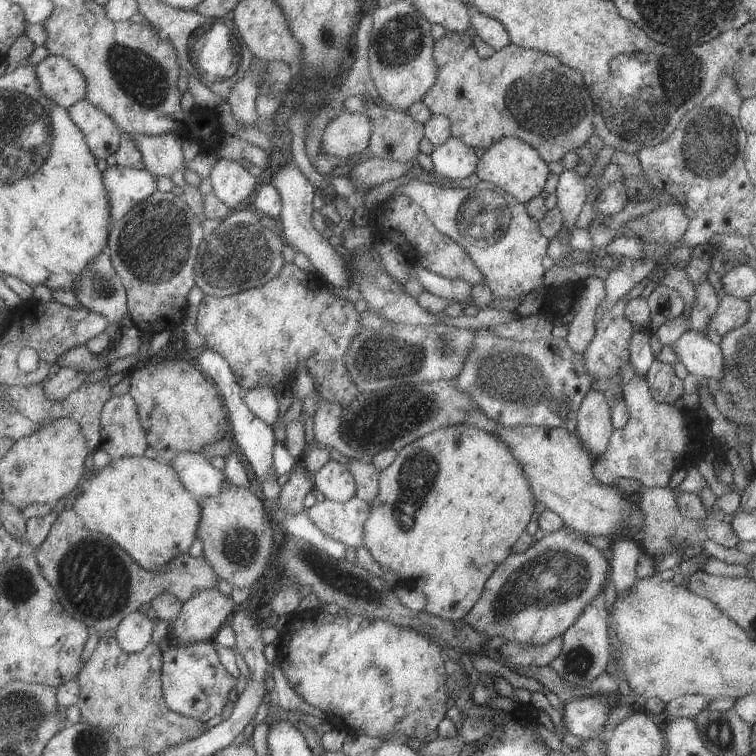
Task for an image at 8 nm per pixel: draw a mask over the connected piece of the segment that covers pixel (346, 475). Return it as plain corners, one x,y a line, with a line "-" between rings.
330,460
312,475
314,489
320,490
325,498
346,502
356,495
356,483
347,465

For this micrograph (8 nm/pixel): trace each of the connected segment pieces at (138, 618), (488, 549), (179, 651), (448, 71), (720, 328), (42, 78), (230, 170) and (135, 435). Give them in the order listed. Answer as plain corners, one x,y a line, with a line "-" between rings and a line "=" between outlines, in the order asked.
135,610
120,622
114,637
124,652
137,653
151,643
152,632
154,632
156,625
156,619
152,614
=
460,423
456,426
436,429
428,436
424,435
424,438
420,438
420,440
397,450
397,457
394,462
384,470
379,471
378,484
378,496
370,502
370,516
367,516
366,522
364,522
364,546
379,562
381,568
394,570
394,574
398,574
400,581
397,584
399,587
409,587
422,592
422,596
426,596
424,612
448,622
462,621
482,596
486,580
508,556
512,556
514,544
521,537
521,534
526,531
526,526
532,520
534,504
537,500
532,490
530,490
528,479
522,472
522,466
512,456
506,442
502,442
496,434
479,429
474,425
=
212,641
180,645
168,643
163,648
162,662
162,688
170,710
198,722
223,713
237,679
222,665
=
446,31
440,40
434,42
433,46
434,60
438,69
438,76
436,84
422,96
421,101
430,109
433,115
444,115
451,122
452,136
459,138
470,147
488,149
494,143
498,142
504,137
516,137
533,146
540,154
540,158
550,164
550,162
559,162
568,154
568,152
575,152
582,144
585,144
590,136
594,134
594,110
595,104
591,94
584,82
583,74
576,72
573,68
562,64
554,55
544,54
542,51
536,49
525,49
514,43
506,45
502,50
496,51
487,59
482,59
476,53
473,38
466,35
466,32
452,32
=
724,295
718,305
716,314
710,318
709,332
718,333
721,337
731,330
742,326
750,314
750,304
746,299
=
48,55
34,70
42,92
58,106
67,109
75,102
86,99
86,79
71,60
=
225,158
218,159
218,162
211,170
210,177
213,193
232,210
234,206
238,206
240,202
244,202
244,200
254,192
254,188
256,188
256,177
250,173
246,164
226,160
=
129,393
112,396
104,404
100,428
102,438
99,448
112,459
142,456
149,446
136,402

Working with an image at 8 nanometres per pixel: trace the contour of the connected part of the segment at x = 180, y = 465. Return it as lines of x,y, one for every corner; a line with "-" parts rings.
181,452
174,456
170,466
176,470
180,482
198,498
219,496
220,488
227,480
224,471
214,468
210,461
200,453

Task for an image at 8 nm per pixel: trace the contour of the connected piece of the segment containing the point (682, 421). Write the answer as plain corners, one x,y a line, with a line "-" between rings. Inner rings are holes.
630,360
620,368
622,394
630,413
628,424
622,429
615,429
608,442
608,448
602,456
594,458
594,476
604,486
611,486
617,478
638,480
643,487
668,487
672,473
678,468
696,464
696,460
712,458
705,451
711,445
705,443
710,422
700,420
695,410
676,410
674,405
656,402
650,392
647,378
636,374

